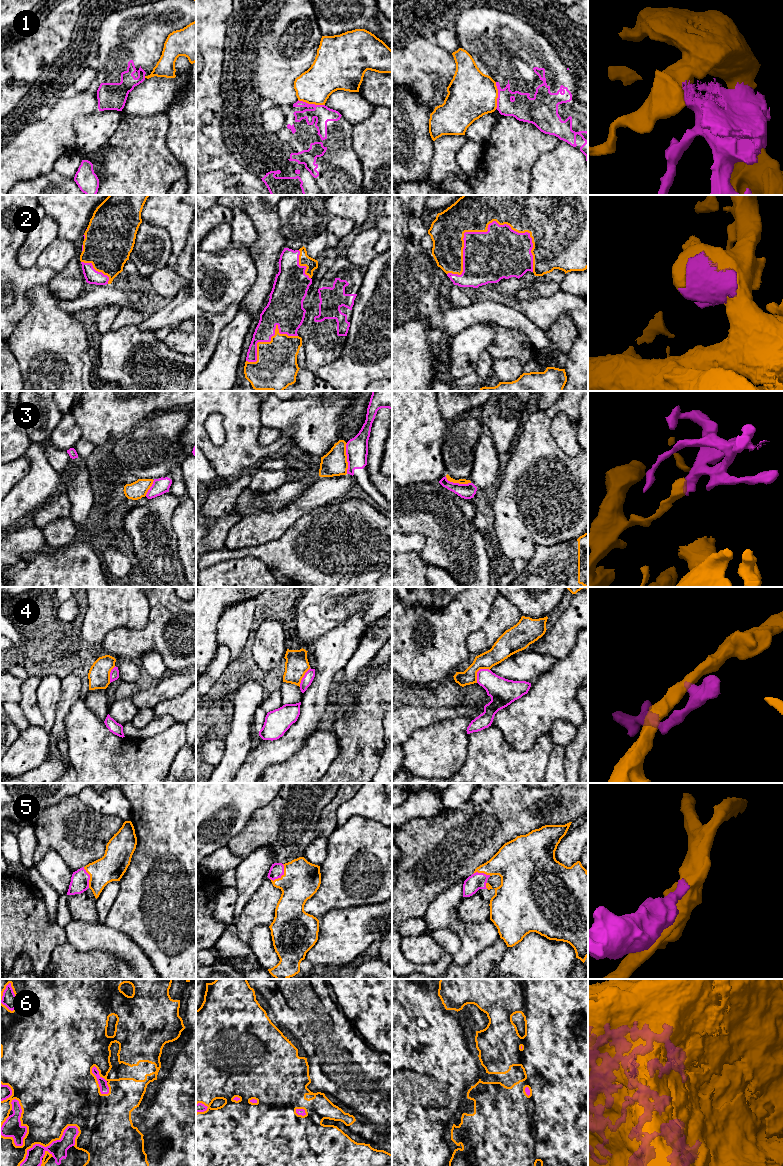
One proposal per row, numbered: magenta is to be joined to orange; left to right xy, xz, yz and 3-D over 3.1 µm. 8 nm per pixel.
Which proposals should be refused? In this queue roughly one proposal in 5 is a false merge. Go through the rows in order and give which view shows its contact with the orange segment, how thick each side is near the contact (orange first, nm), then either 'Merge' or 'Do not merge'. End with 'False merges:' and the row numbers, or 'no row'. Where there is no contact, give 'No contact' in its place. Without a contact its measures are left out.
1: Touches orange in xz. Thickness 280 nm (orange) against 140 nm. Do not merge
2: Touches orange in yz. Thickness 340 nm (orange) against 400 nm. Merge
3: Touches orange in xz. Thickness 200 nm (orange) against 180 nm. Do not merge
4: Touches orange in yz. Thickness 150 nm (orange) against 200 nm. Do not merge
5: Touches orange in xz. Thickness 300 nm (orange) against 110 nm. Merge
6: Touches orange in xy. Thickness 420 nm (orange) against 150 nm. Merge
False merges: 1, 3, 4

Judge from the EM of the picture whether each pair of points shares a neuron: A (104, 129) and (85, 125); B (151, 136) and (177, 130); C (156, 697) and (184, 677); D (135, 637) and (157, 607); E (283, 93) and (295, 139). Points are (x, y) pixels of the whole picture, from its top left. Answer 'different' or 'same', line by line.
A: same
B: different
C: same
D: same
E: different

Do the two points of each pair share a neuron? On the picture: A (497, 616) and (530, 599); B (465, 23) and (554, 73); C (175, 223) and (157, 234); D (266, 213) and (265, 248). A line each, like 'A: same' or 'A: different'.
A: different
B: same
C: different
D: same

